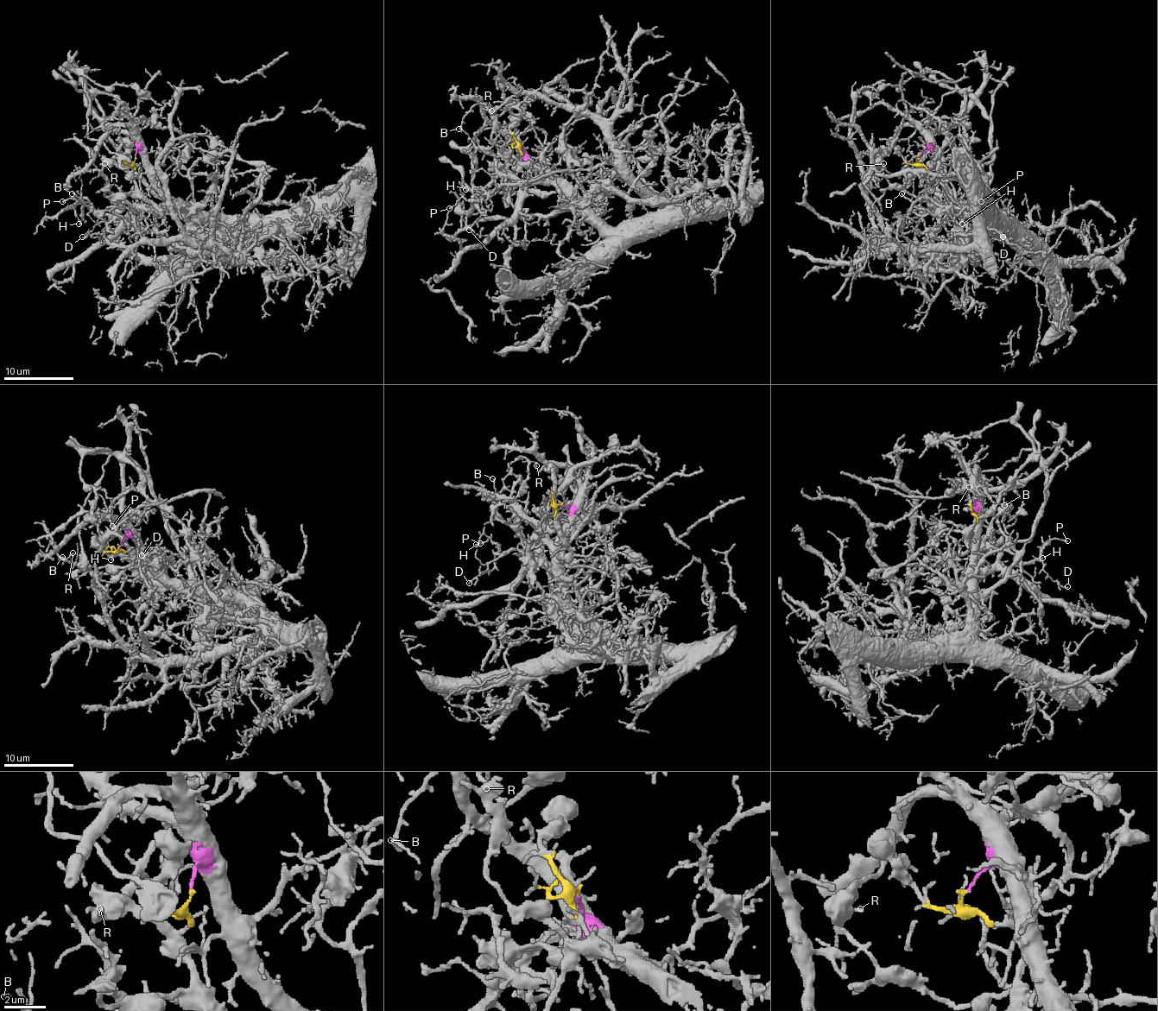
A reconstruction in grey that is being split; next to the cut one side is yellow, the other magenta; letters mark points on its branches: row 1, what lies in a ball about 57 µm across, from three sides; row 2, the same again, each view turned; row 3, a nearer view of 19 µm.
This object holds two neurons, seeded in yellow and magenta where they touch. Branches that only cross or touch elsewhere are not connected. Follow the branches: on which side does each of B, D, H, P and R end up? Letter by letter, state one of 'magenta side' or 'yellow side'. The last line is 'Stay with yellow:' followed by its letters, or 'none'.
B: yellow side
D: yellow side
H: yellow side
P: yellow side
R: yellow side
Stay with yellow: B, D, H, P, R

